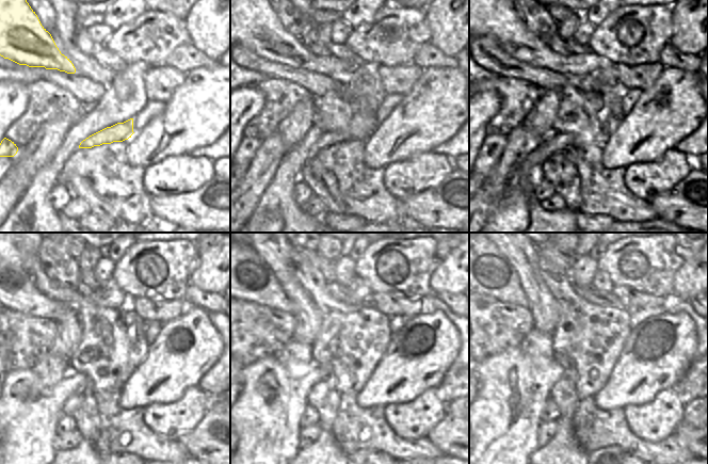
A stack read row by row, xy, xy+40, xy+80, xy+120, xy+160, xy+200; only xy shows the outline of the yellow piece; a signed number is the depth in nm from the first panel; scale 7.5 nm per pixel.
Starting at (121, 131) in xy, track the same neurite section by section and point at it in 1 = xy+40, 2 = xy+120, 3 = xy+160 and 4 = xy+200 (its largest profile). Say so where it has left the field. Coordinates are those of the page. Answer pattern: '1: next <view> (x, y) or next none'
1: next xy+40 (326, 140)
2: next xy+120 (27, 414)
3: next xy+160 (266, 416)
4: next xy+200 (503, 419)

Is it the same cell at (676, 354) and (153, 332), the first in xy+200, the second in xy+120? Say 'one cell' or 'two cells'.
two cells

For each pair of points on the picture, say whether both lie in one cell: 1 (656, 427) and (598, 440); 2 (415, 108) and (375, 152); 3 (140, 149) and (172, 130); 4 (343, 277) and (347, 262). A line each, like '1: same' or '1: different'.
1: different
2: same
3: same
4: same

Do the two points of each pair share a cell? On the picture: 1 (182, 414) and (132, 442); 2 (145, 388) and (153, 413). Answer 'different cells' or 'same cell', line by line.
1: different cells
2: different cells

